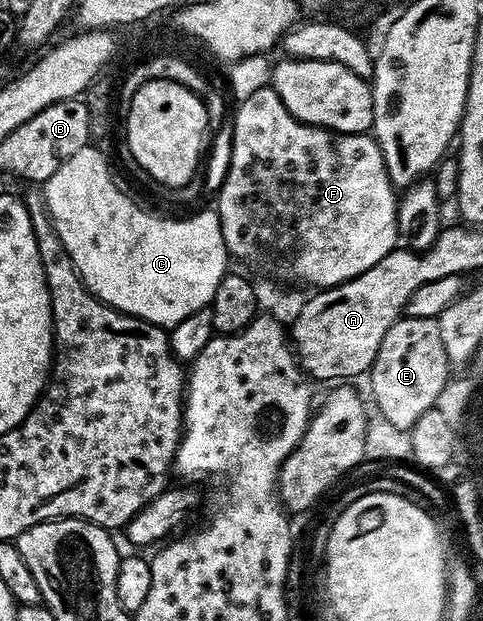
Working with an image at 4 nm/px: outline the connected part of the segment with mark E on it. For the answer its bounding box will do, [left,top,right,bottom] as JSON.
[370,317,452,431]

